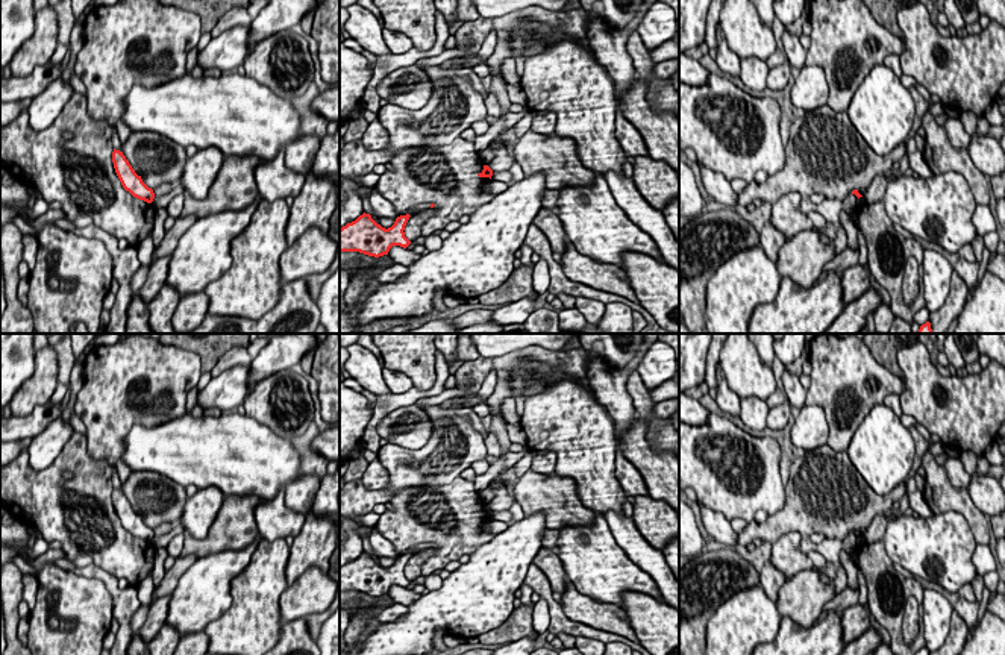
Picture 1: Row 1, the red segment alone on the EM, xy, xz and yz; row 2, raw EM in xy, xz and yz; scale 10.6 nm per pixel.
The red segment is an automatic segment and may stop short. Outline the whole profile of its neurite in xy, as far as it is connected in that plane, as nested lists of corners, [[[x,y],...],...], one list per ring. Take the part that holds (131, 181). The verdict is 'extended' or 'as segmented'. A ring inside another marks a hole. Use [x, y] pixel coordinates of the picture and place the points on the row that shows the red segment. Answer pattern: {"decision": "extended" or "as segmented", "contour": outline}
{"decision": "as segmented", "contour": [[[114,149],[112,162],[123,188],[129,191],[133,197],[152,203],[155,199],[153,190],[149,188],[142,182],[141,176],[135,173],[123,152]]]}

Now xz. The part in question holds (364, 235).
{"decision": "as segmented", "contour": [[[364,212],[340,229],[340,252],[359,252],[379,258],[388,255],[393,246],[406,249],[411,241],[403,230],[409,217],[409,214],[400,215],[391,227],[385,229]]]}

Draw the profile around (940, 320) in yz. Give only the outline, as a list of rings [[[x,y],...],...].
[[[953,270],[950,279],[950,290],[946,297],[944,305],[934,312],[929,312],[929,323],[932,334],[944,334],[952,321],[963,311],[963,306],[967,300],[969,288],[961,276]]]

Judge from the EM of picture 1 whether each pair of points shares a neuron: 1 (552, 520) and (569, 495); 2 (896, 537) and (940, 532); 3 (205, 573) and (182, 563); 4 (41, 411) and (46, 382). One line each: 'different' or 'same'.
1: same
2: same
3: different
4: different

